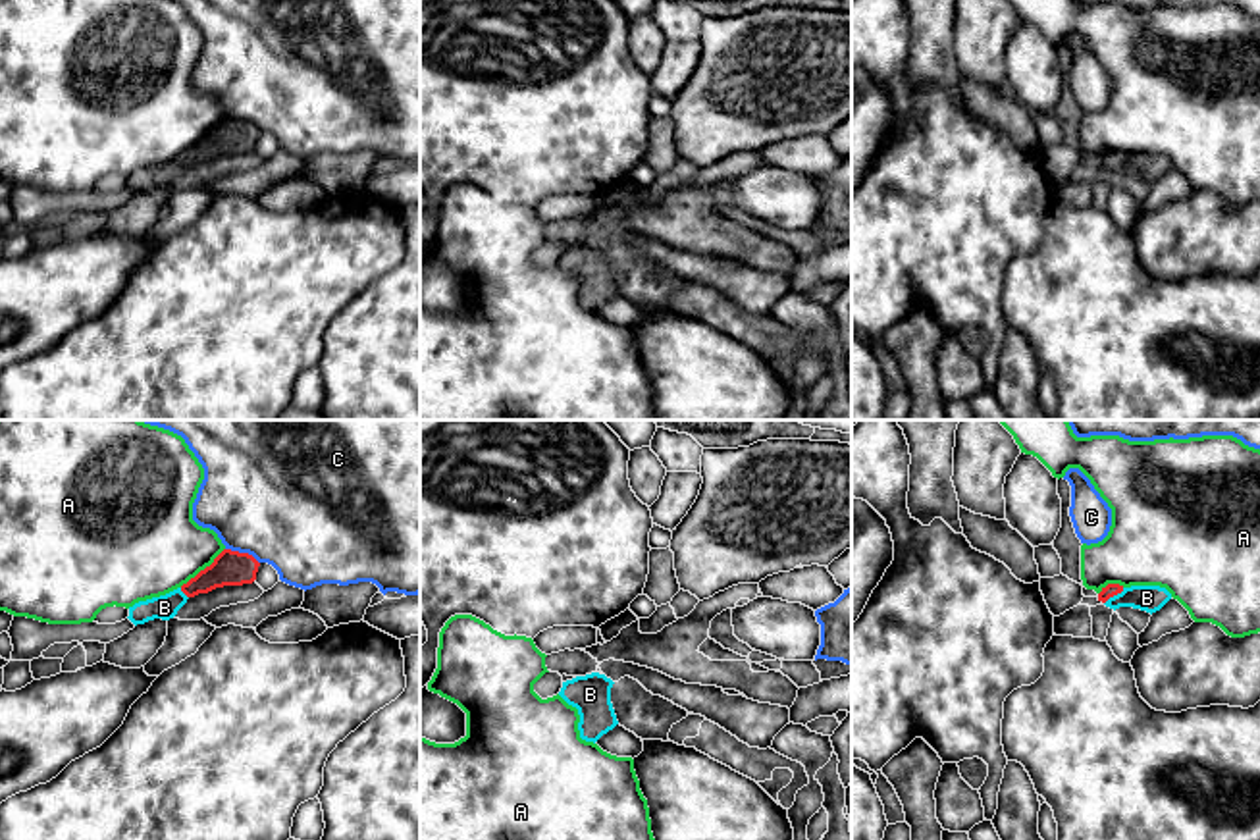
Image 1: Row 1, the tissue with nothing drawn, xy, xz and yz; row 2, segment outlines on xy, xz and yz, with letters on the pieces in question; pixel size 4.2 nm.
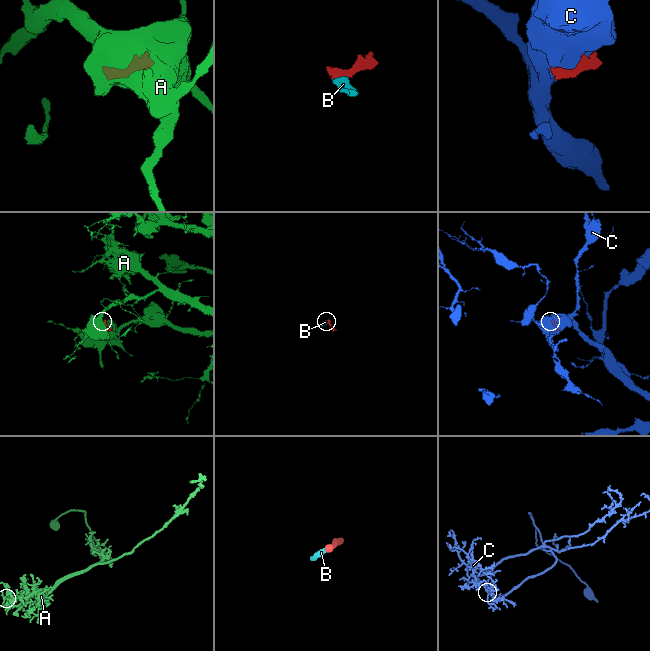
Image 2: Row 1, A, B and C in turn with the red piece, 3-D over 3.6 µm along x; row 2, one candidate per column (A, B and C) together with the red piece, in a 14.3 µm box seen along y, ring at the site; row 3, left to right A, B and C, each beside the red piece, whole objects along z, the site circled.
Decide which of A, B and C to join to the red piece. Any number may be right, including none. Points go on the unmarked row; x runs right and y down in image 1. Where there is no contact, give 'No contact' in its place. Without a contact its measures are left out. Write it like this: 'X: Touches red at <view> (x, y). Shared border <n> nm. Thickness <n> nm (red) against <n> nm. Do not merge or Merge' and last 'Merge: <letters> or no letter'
A: Touches red at xy (205, 137). Shared border 260 nm. Thickness 140 nm (red) against 420 nm. Do not merge
B: Touches red at yz (1114, 162). Shared border 110 nm. Thickness 60 nm (red) against 110 nm. Merge
C: Touches red at xy (243, 122). Shared border 160 nm. Thickness 140 nm (red) against 480 nm. Do not merge
Merge: B

